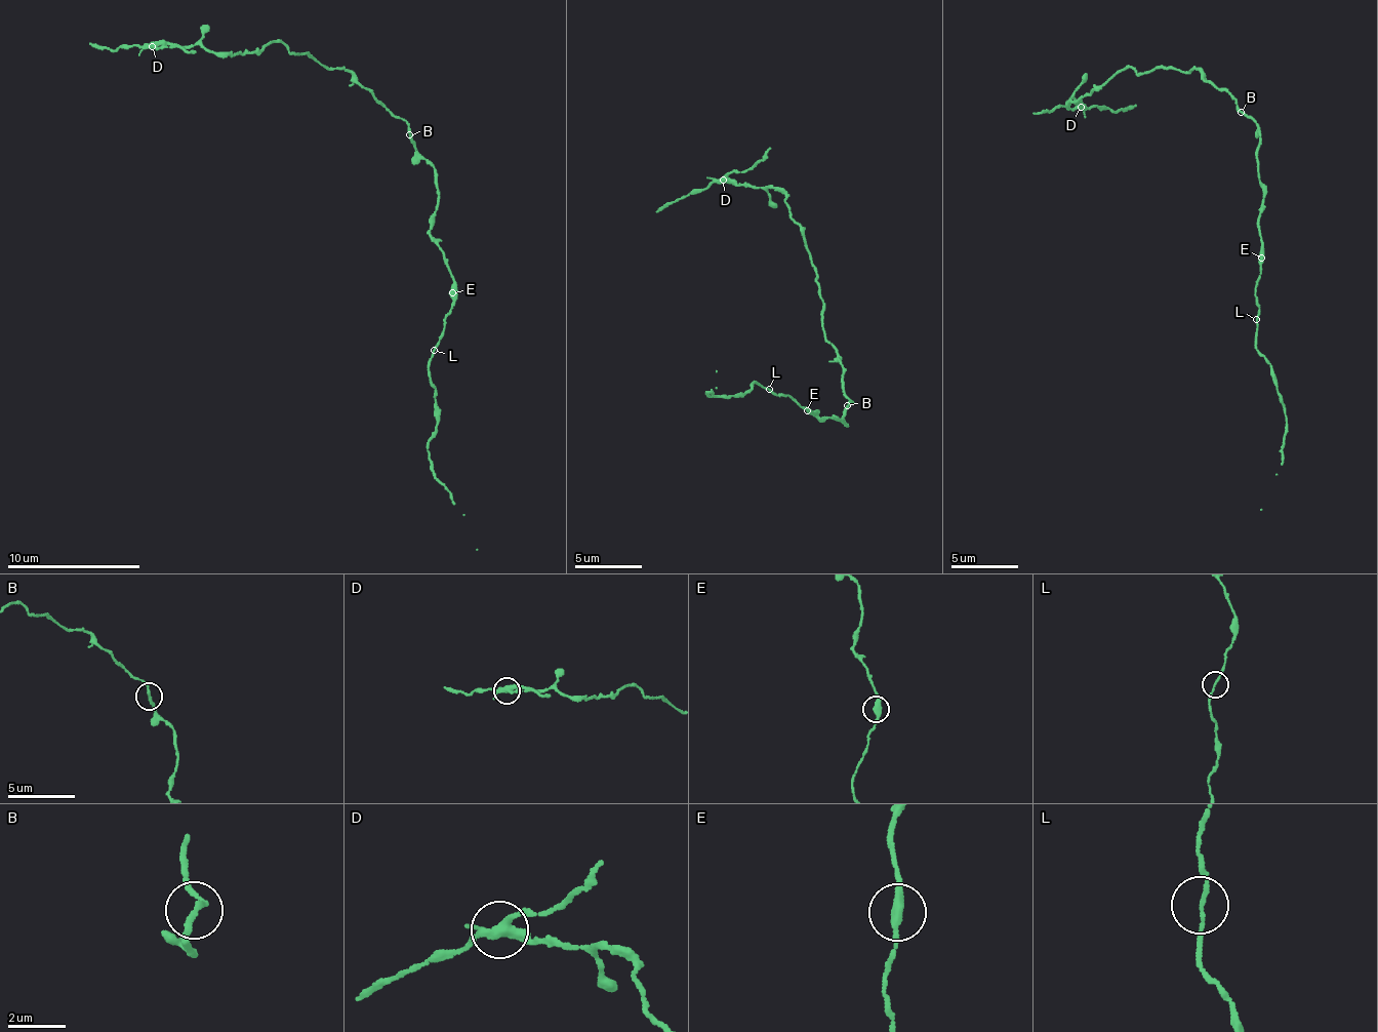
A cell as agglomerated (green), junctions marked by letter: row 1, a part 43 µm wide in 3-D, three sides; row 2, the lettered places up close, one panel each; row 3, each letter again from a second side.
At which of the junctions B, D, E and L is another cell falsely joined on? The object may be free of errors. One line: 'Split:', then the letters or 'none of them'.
Split: D

